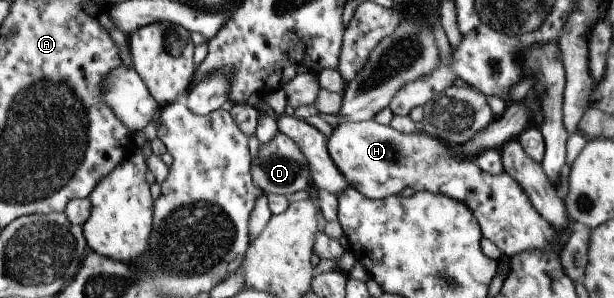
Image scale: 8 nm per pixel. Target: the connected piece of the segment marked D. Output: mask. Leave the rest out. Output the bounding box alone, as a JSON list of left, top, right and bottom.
[249,133,310,195]

